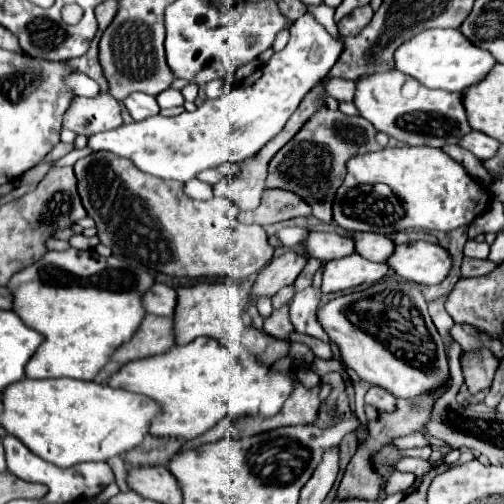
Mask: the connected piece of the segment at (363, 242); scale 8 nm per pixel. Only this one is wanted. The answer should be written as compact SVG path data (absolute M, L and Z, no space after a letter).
M353 234L357 254L369 258L371 262L387 262L389 256L395 252L395 242L383 234Z

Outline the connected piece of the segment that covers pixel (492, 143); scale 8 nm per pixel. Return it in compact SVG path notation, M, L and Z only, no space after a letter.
M471 132L471 134L467 134L467 138L463 138L463 142L459 142L459 146L467 148L469 152L473 152L481 160L489 160L497 154L501 142L497 142L495 138L489 138L487 134Z

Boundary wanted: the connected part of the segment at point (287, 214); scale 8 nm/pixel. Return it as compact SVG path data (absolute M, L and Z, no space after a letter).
M265 190L261 204L251 212L241 212L239 220L243 224L269 226L297 216L311 216L311 206L299 196L285 190Z

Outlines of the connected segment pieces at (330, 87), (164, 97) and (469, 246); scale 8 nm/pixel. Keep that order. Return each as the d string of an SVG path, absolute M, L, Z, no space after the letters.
M329 80L327 84L327 94L333 96L339 102L353 102L355 98L355 82L347 82L347 80Z
M169 88L169 90L165 90L163 94L157 96L157 102L159 102L161 108L175 108L175 106L183 106L185 100L183 100L183 94L179 90Z
M467 240L465 244L465 256L471 256L471 258L487 258L489 256L489 244L483 240Z

